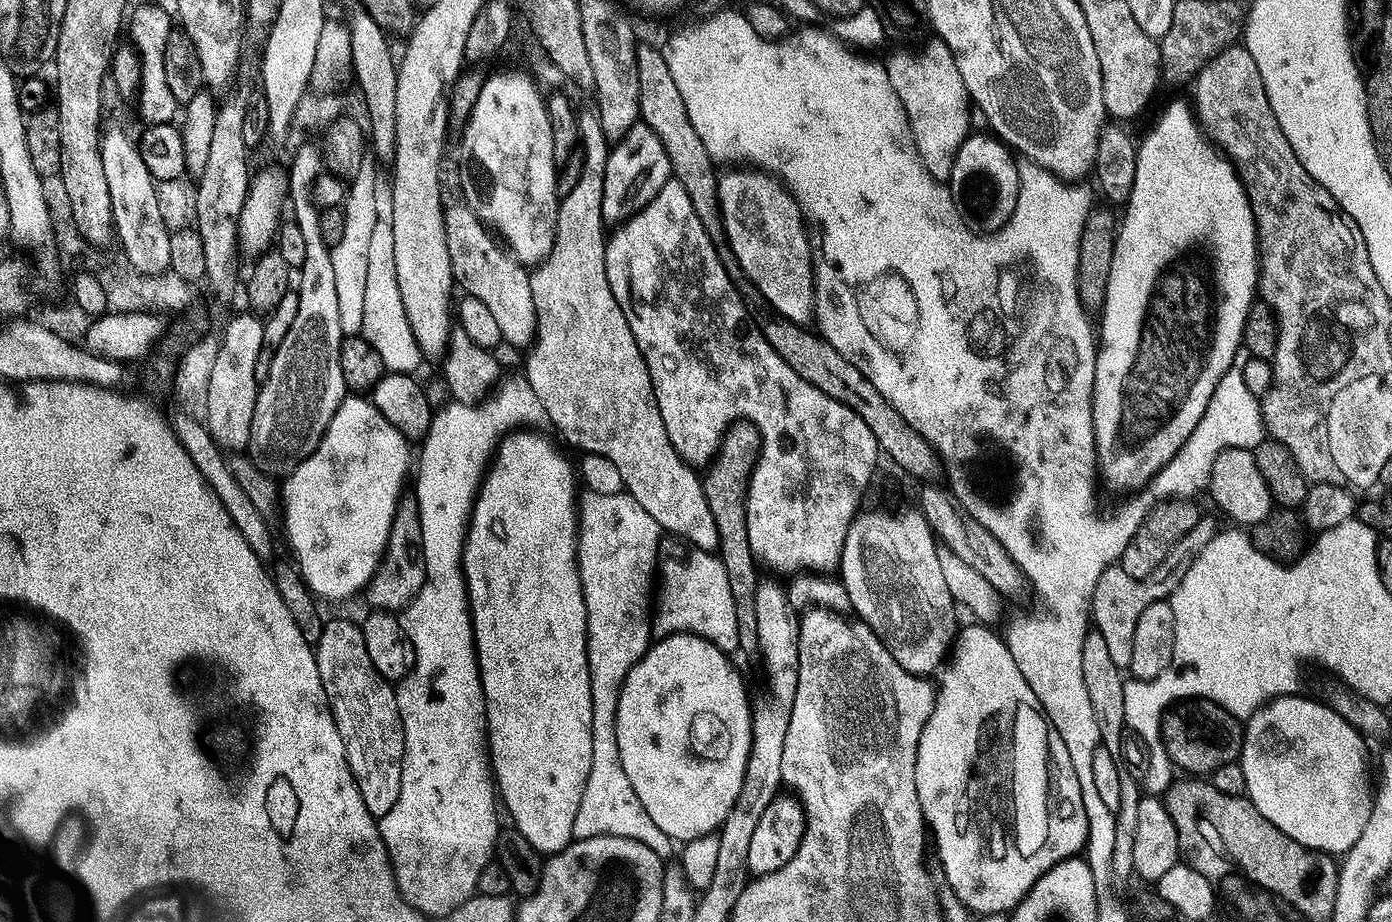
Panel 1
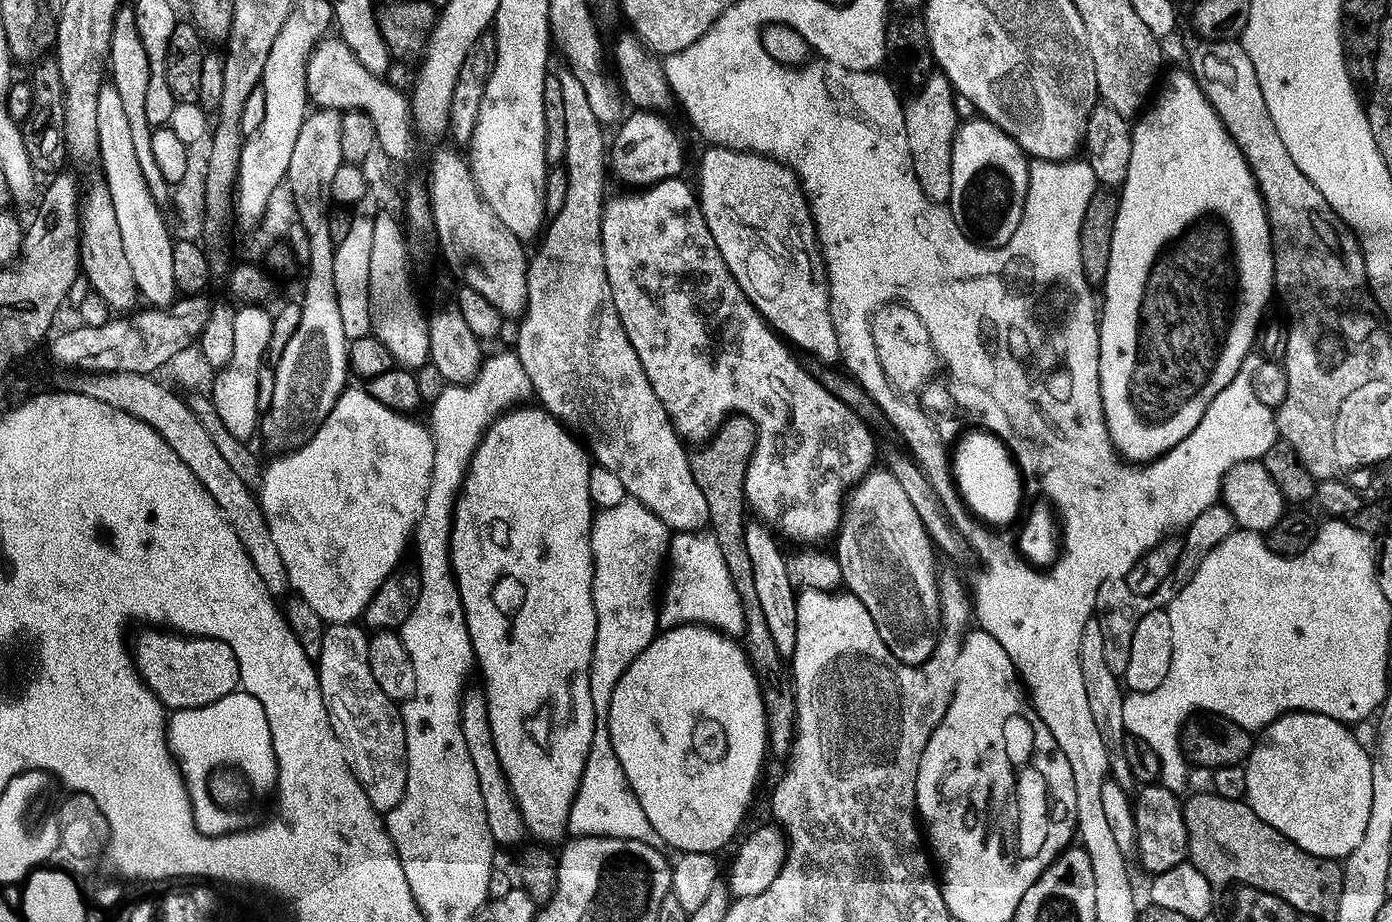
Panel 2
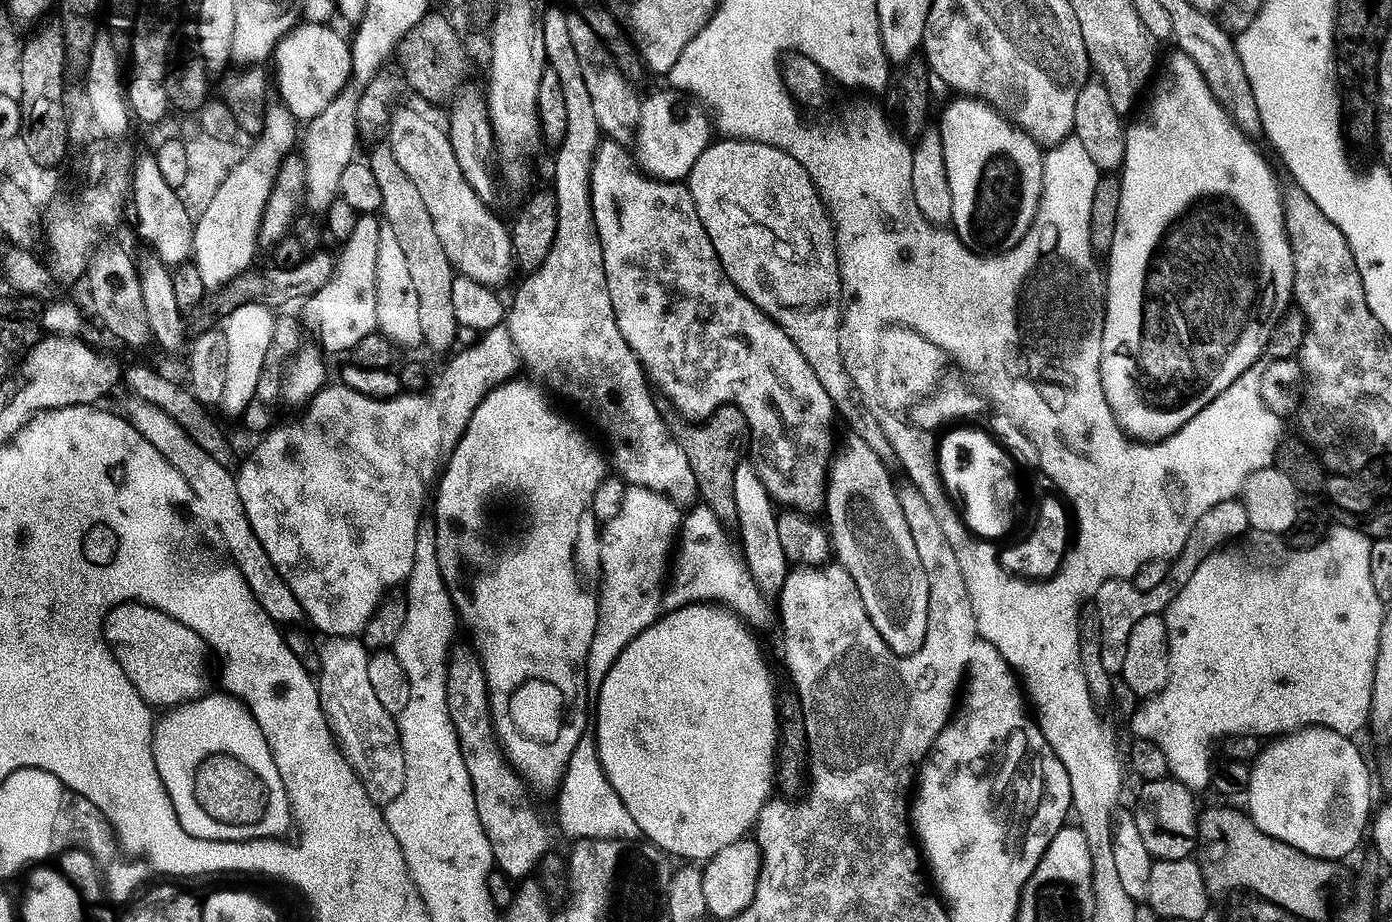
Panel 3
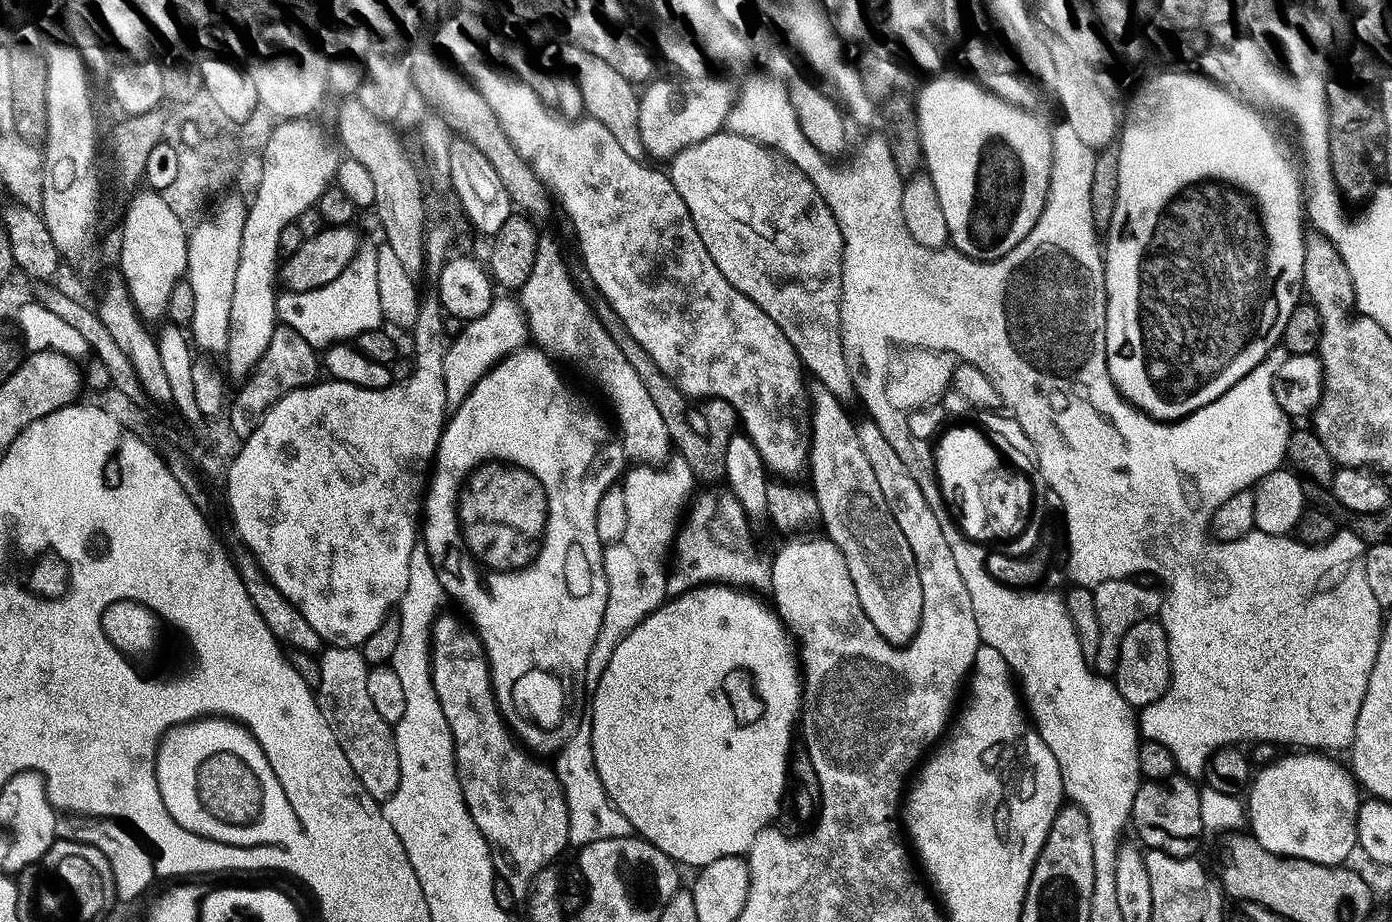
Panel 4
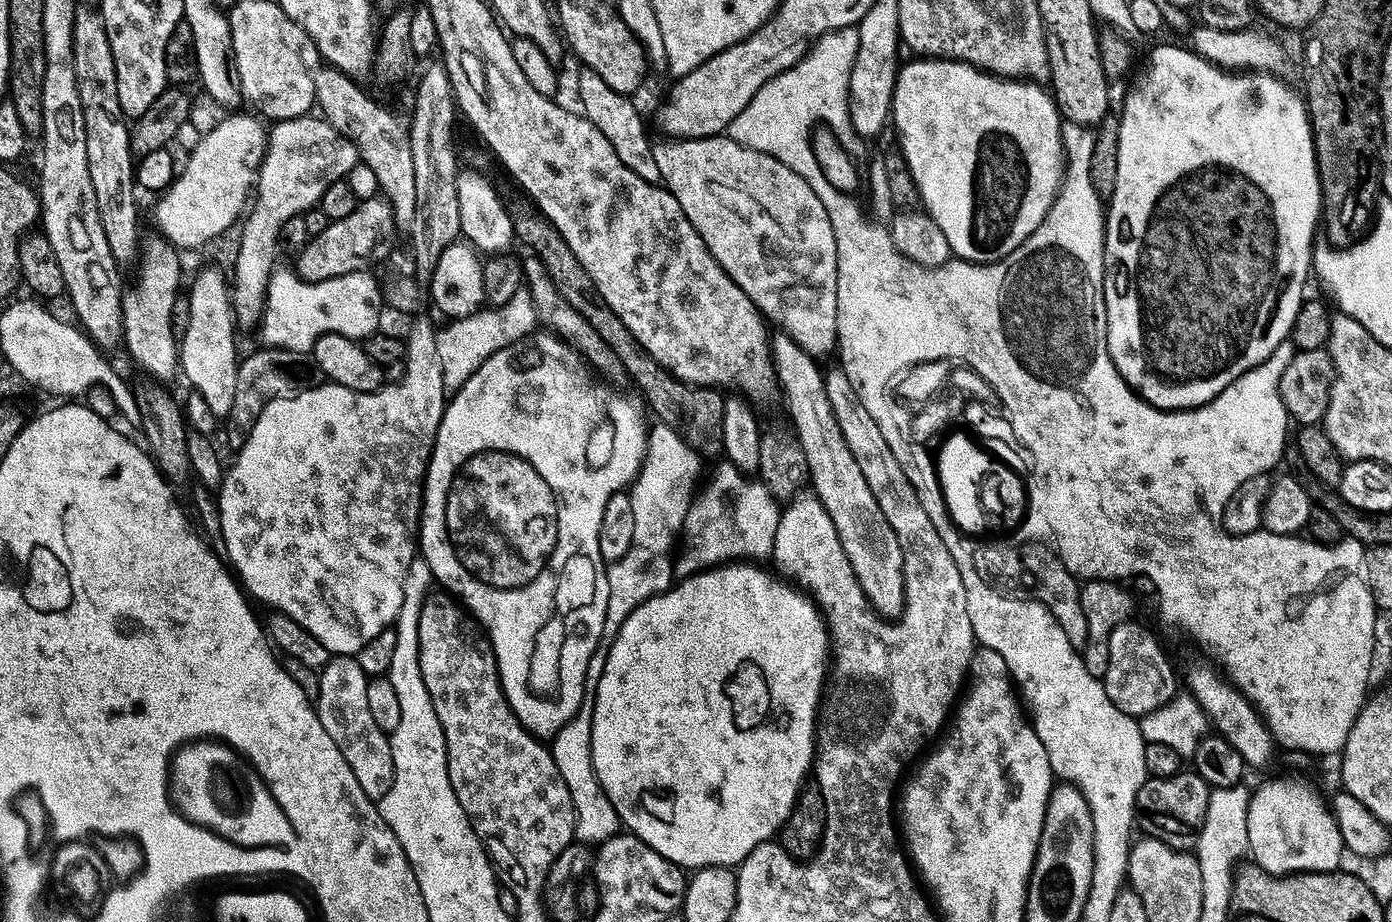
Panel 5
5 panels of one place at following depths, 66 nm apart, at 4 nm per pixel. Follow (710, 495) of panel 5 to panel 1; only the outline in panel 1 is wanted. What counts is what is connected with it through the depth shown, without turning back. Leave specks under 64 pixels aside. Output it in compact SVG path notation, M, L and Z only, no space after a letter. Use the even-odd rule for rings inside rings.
M664 538L660 542L658 557L658 588L664 592L664 604L654 604L651 617L653 637L672 636L675 632L691 632L732 654L738 649L738 617L734 614L734 598L730 594L730 582L726 582L726 570L719 555L684 556L676 548L676 538Z

